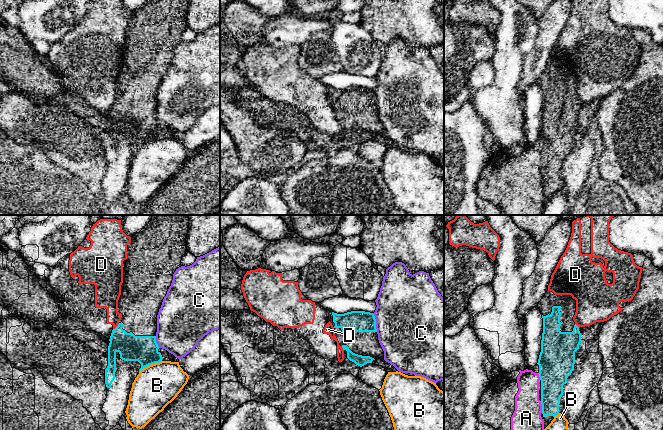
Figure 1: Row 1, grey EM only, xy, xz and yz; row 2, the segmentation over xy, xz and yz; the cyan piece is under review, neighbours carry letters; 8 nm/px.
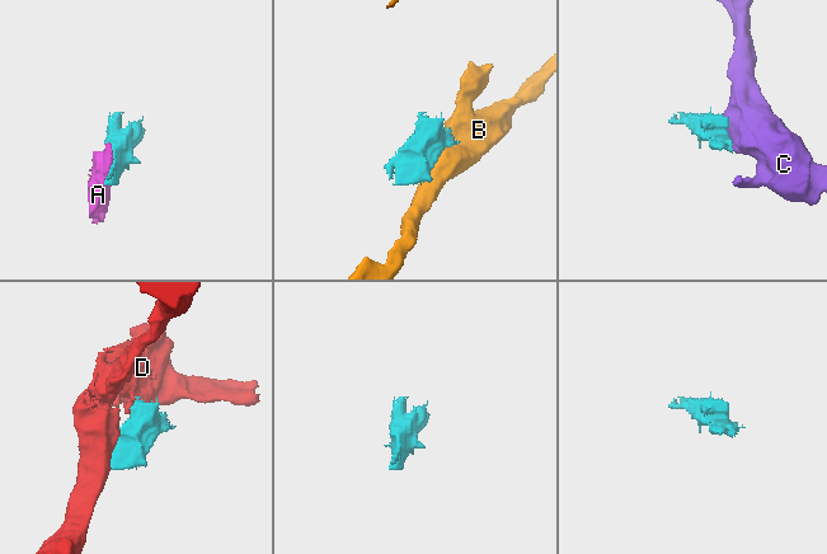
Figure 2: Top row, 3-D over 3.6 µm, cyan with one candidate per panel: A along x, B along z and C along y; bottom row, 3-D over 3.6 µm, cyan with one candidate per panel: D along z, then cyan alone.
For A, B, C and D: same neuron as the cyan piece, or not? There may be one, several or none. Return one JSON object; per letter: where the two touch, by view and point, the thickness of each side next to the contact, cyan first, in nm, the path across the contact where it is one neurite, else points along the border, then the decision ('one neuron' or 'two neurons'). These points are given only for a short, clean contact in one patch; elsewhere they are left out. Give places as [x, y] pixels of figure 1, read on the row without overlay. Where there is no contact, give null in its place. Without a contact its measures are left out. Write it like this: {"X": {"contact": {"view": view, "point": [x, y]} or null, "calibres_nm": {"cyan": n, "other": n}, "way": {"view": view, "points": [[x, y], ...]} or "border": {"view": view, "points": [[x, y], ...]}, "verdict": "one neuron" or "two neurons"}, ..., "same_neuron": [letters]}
{"A": {"contact": {"view": "yz", "point": [542, 183]}, "calibres_nm": {"cyan": 200, "other": 280}, "verdict": "two neurons"}, "B": {"contact": {"view": "xy", "point": [150, 140]}, "calibres_nm": {"cyan": 220, "other": 340}, "verdict": "two neurons"}, "C": {"contact": {"view": "xz", "point": [375, 98]}, "calibres_nm": {"cyan": 180, "other": 500}, "border": {"view": "xz", "points": [[372, 89], [377, 107]]}, "verdict": "two neurons"}, "D": {"contact": {"view": "xy", "point": [117, 102]}, "calibres_nm": {"cyan": 200, "other": 180}, "verdict": "two neurons"}, "same_neuron": []}

